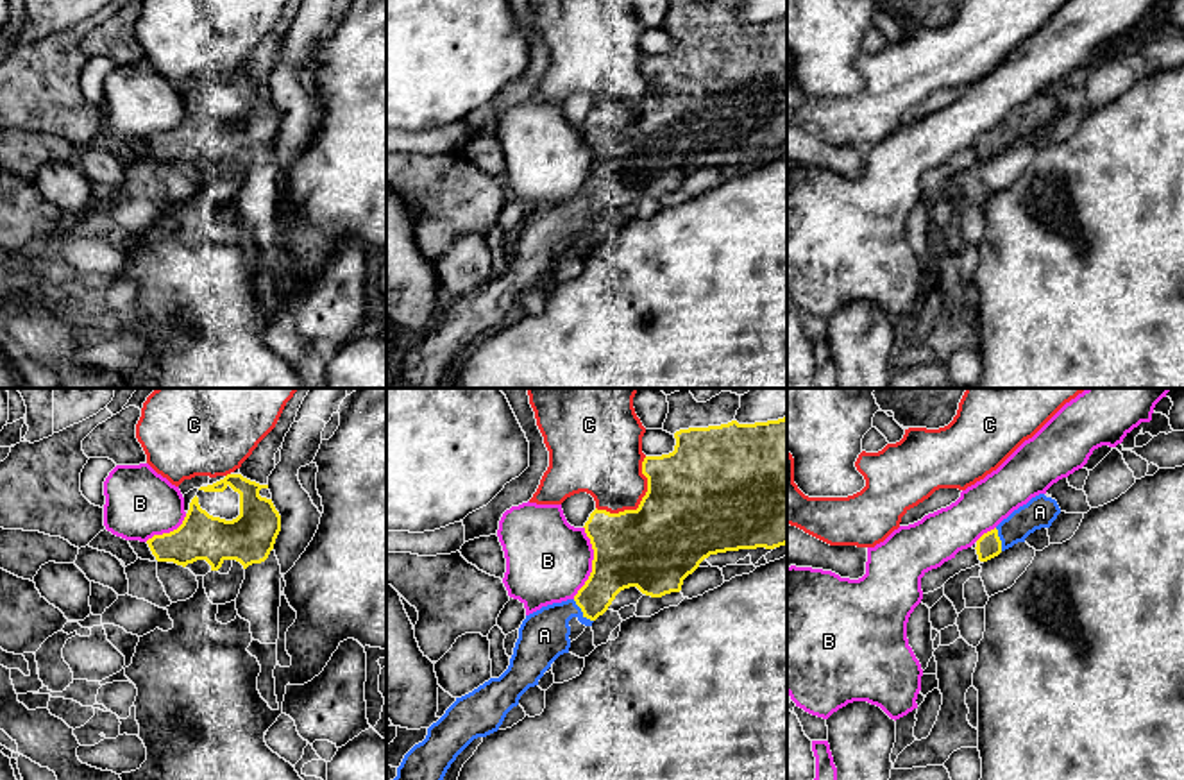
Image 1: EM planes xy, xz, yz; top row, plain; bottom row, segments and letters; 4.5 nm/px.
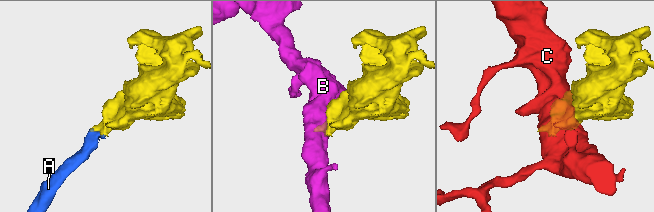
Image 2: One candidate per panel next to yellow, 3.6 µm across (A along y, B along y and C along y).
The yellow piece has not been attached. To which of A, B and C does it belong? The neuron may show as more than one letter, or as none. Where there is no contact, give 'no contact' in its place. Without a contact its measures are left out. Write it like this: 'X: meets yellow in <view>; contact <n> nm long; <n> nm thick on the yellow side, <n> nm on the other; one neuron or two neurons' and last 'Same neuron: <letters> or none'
A: meets yellow in xz; contact 140 nm long; 200 nm thick on the yellow side, 220 nm on the other; one neuron
B: meets yellow in xz; contact 340 nm long; 360 nm thick on the yellow side, 380 nm on the other; two neurons
C: meets yellow in xz; contact 340 nm long; 460 nm thick on the yellow side, 340 nm on the other; two neurons
Same neuron: A

